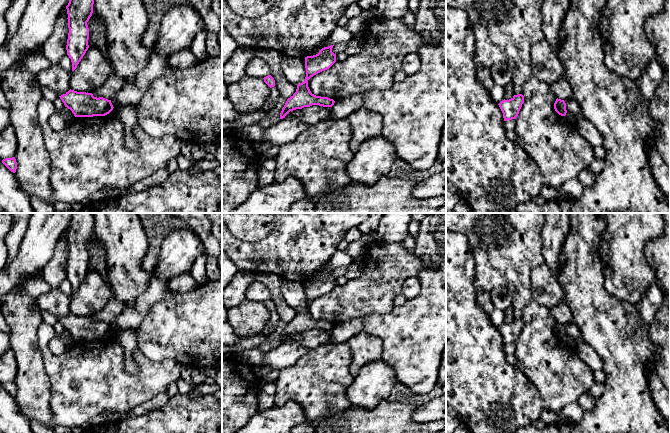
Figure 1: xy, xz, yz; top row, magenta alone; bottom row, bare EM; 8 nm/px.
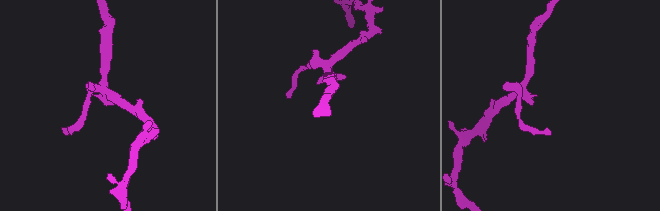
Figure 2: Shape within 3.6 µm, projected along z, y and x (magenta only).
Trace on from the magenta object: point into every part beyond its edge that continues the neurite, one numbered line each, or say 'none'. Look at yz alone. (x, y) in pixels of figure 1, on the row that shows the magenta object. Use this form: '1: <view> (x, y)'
none

